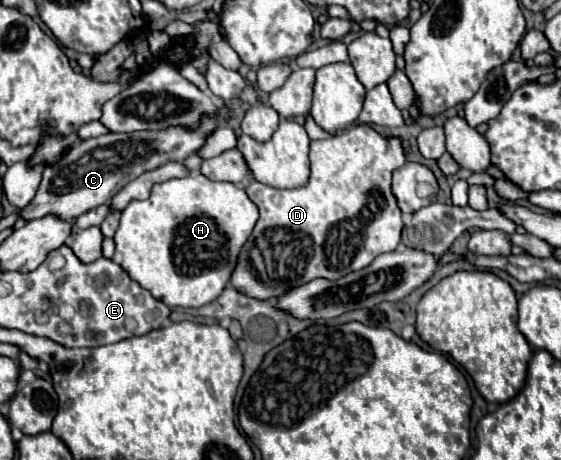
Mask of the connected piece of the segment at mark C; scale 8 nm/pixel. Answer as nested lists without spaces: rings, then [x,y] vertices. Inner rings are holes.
[[[205,118],[201,122],[201,130],[161,130],[161,132],[129,132],[129,134],[105,134],[99,138],[81,140],[61,162],[47,166],[43,170],[43,178],[35,198],[21,210],[17,210],[19,218],[29,222],[43,216],[57,216],[61,220],[73,220],[85,214],[91,208],[107,204],[117,190],[121,190],[127,182],[141,176],[143,172],[155,170],[167,162],[181,162],[189,154],[197,152],[203,144],[205,136],[213,132],[217,126],[217,118]]]

